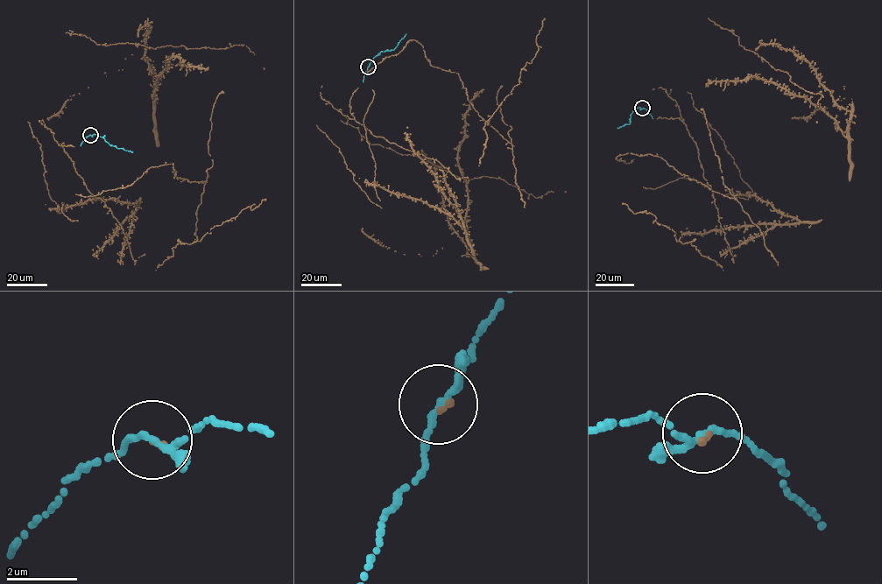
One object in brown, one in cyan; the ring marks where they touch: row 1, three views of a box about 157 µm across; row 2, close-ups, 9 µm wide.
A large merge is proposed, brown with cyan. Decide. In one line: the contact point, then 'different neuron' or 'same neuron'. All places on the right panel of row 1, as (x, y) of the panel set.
at (642, 108); same neuron

